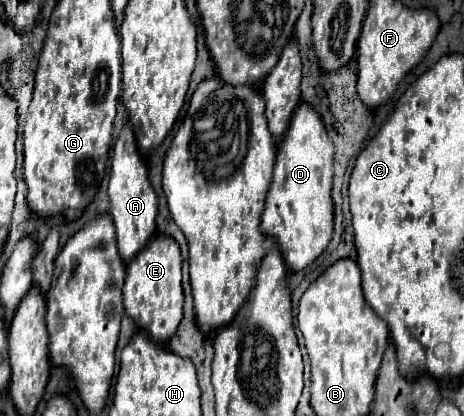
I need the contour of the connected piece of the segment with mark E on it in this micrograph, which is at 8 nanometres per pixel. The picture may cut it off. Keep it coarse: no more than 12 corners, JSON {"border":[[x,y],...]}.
{"border":[[156,235],[128,263],[124,311],[156,345],[182,319],[180,247]]}

